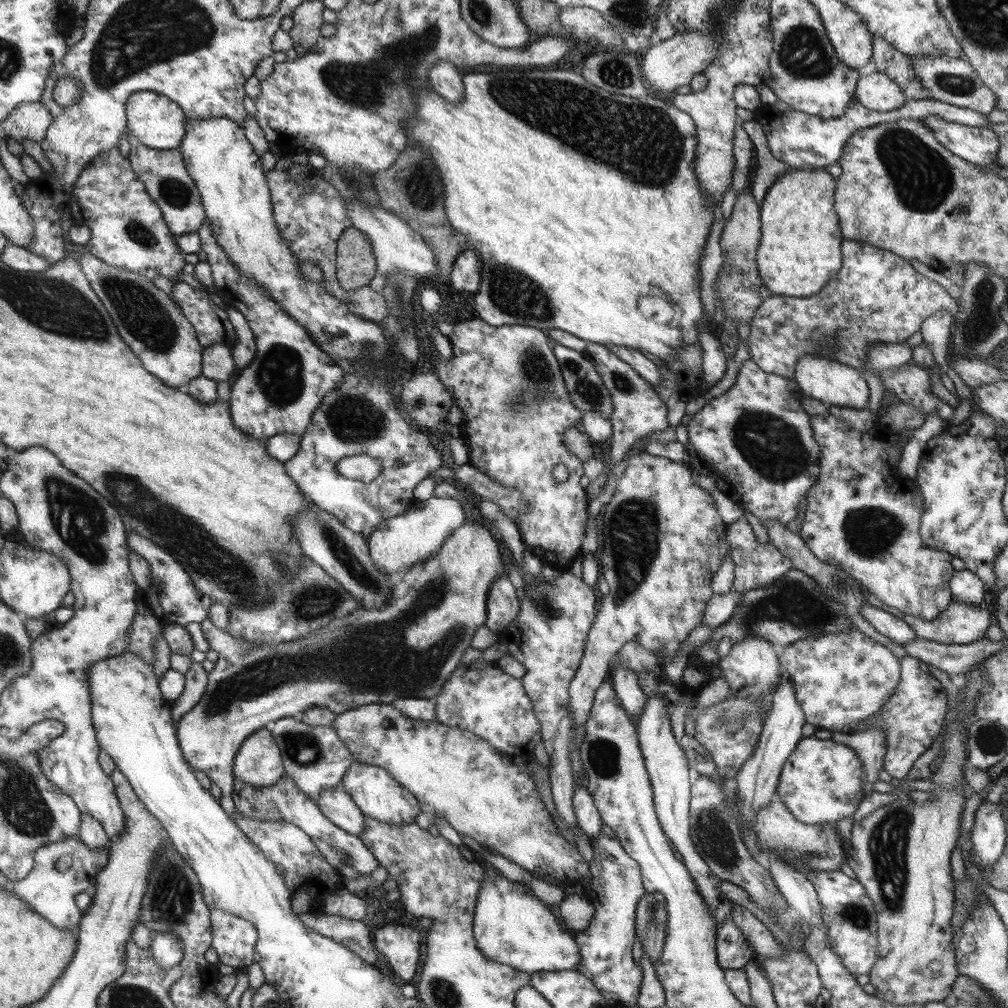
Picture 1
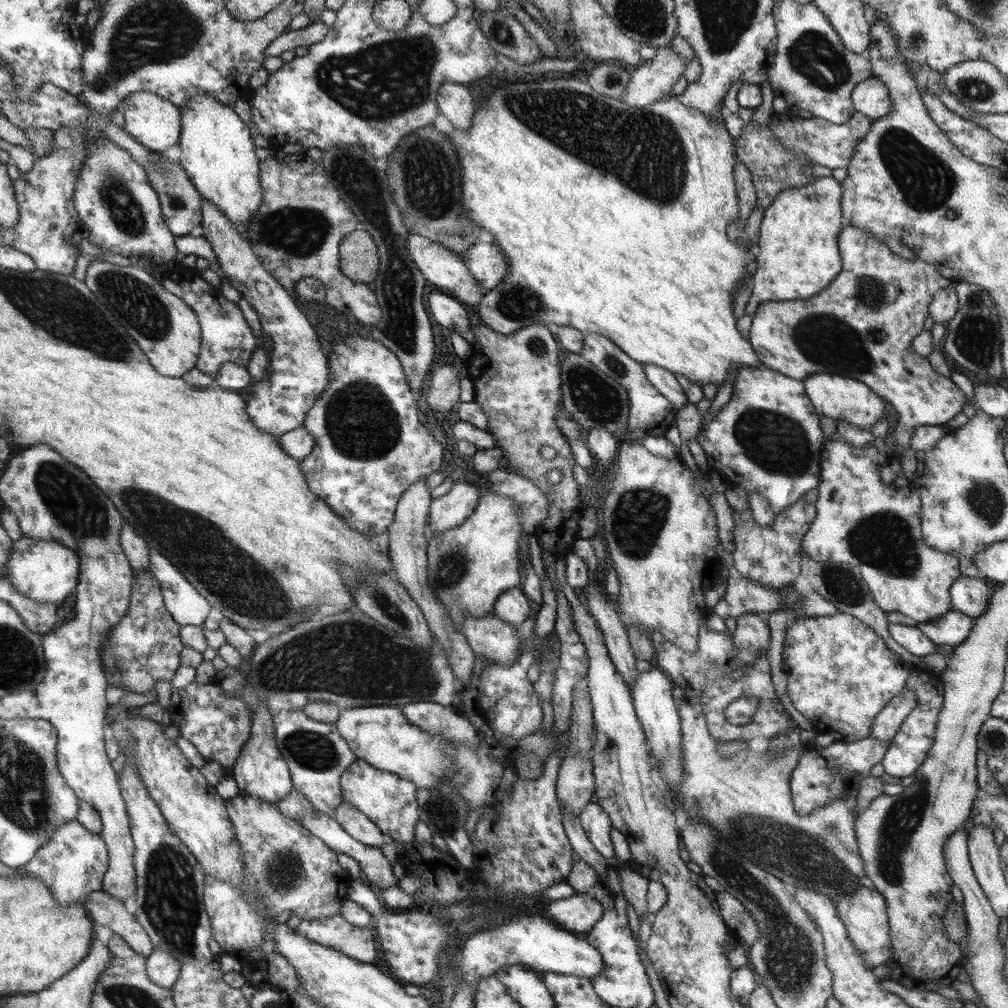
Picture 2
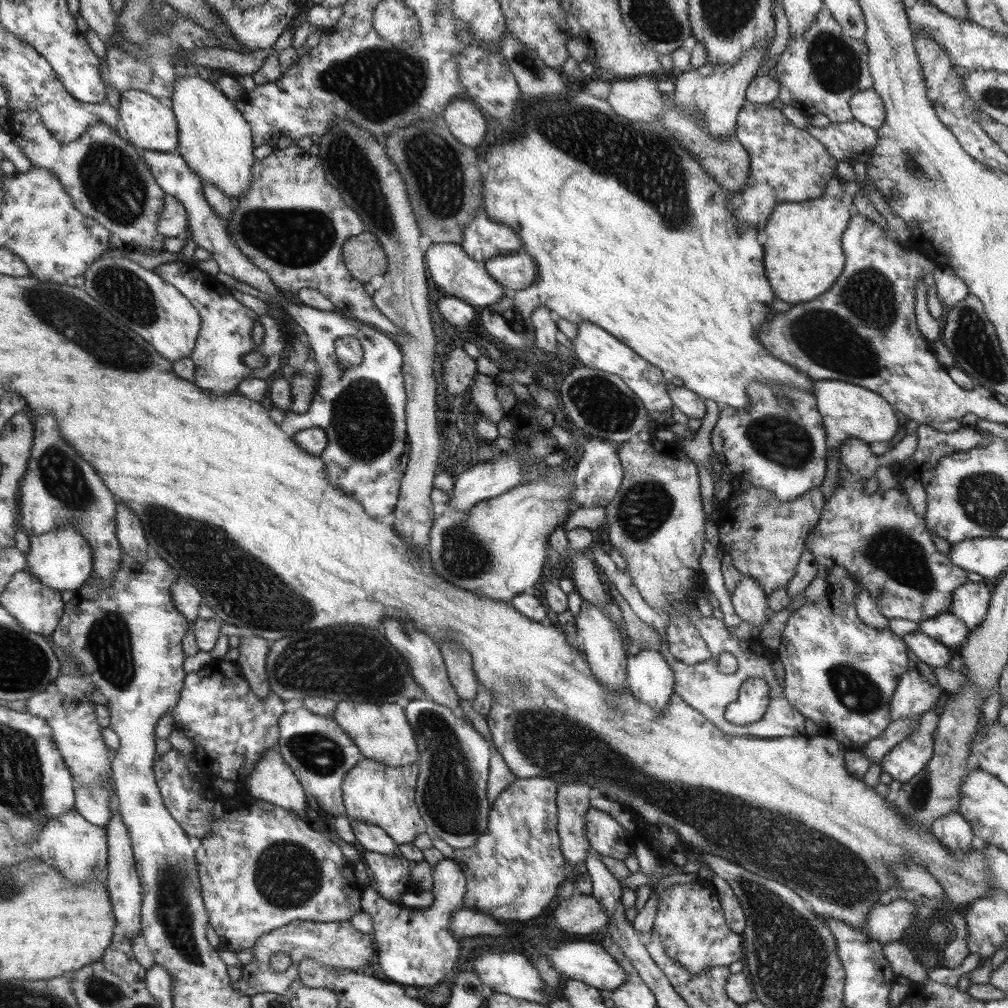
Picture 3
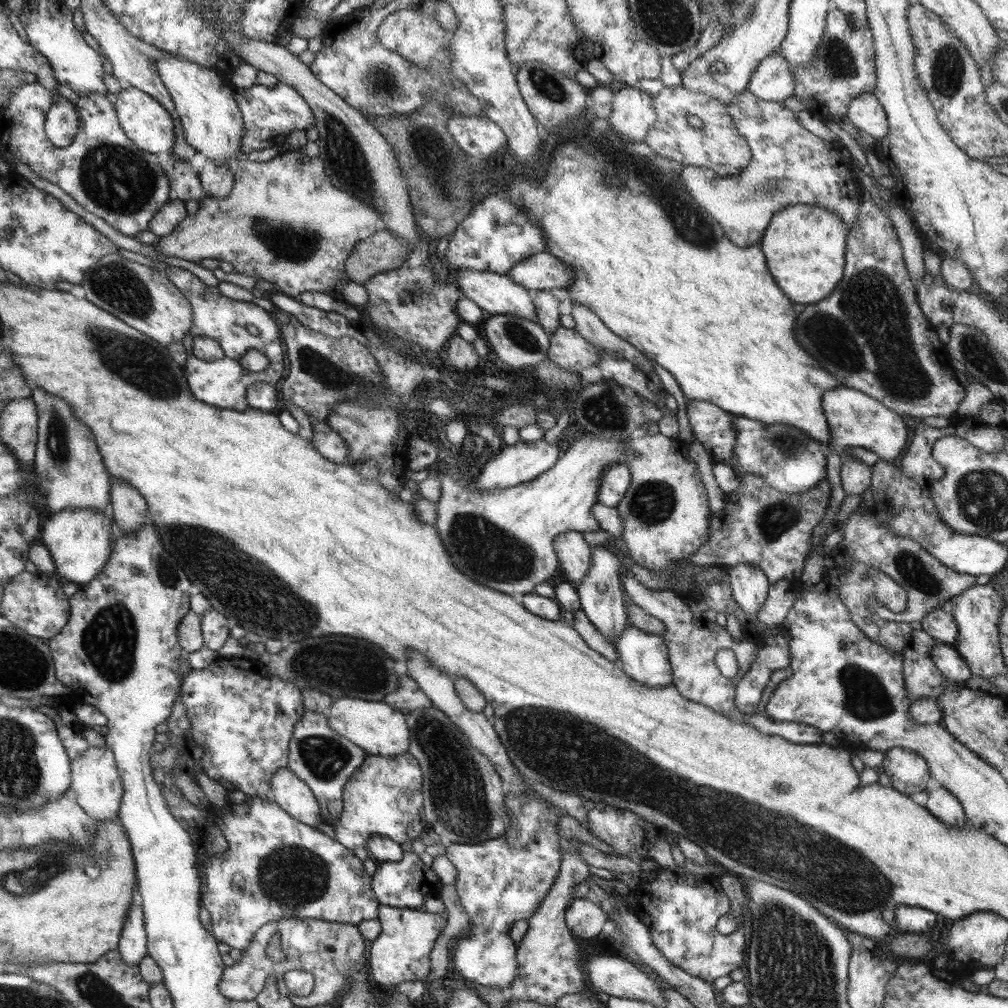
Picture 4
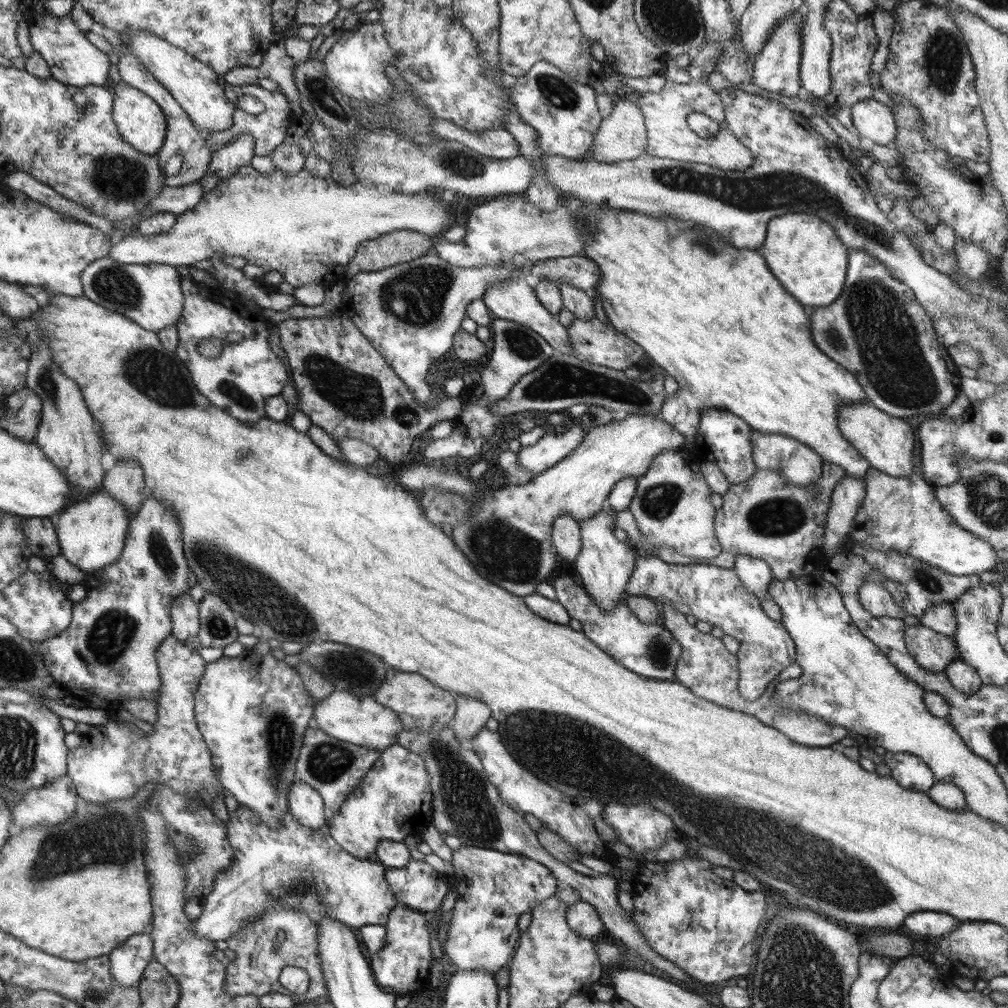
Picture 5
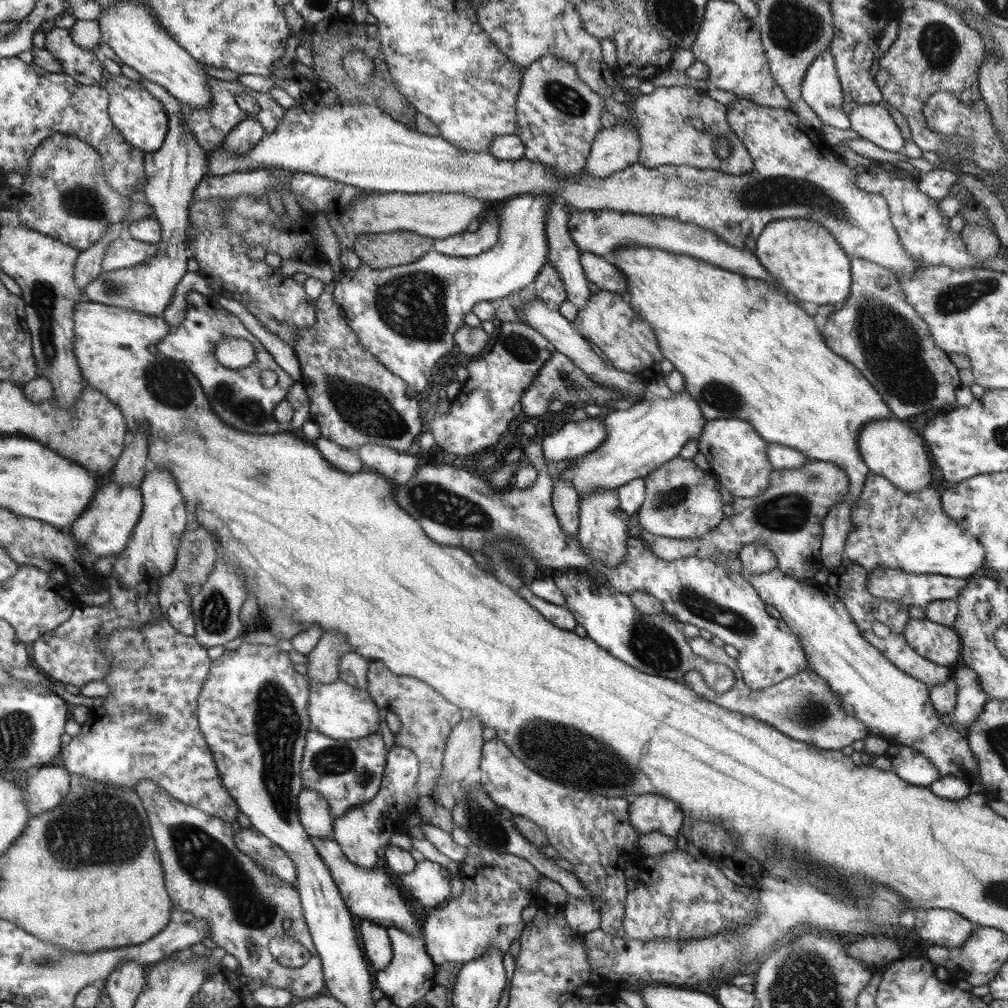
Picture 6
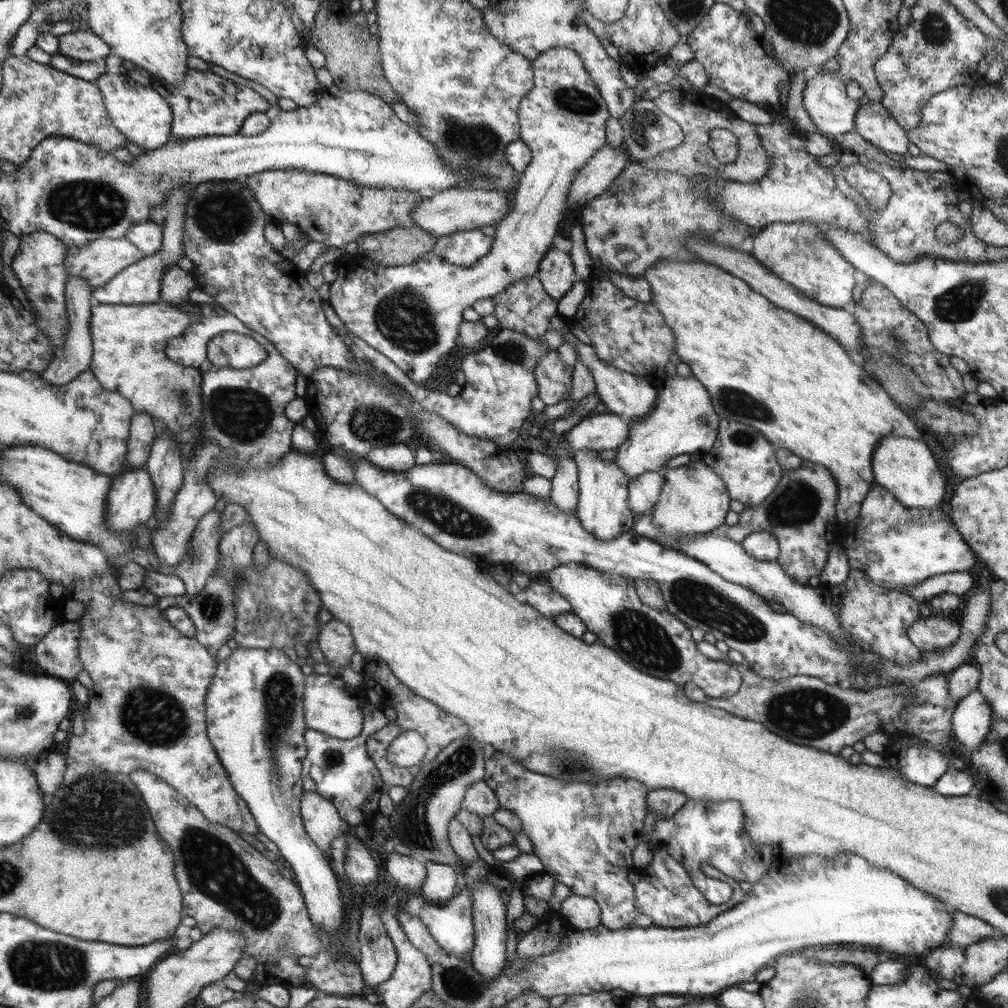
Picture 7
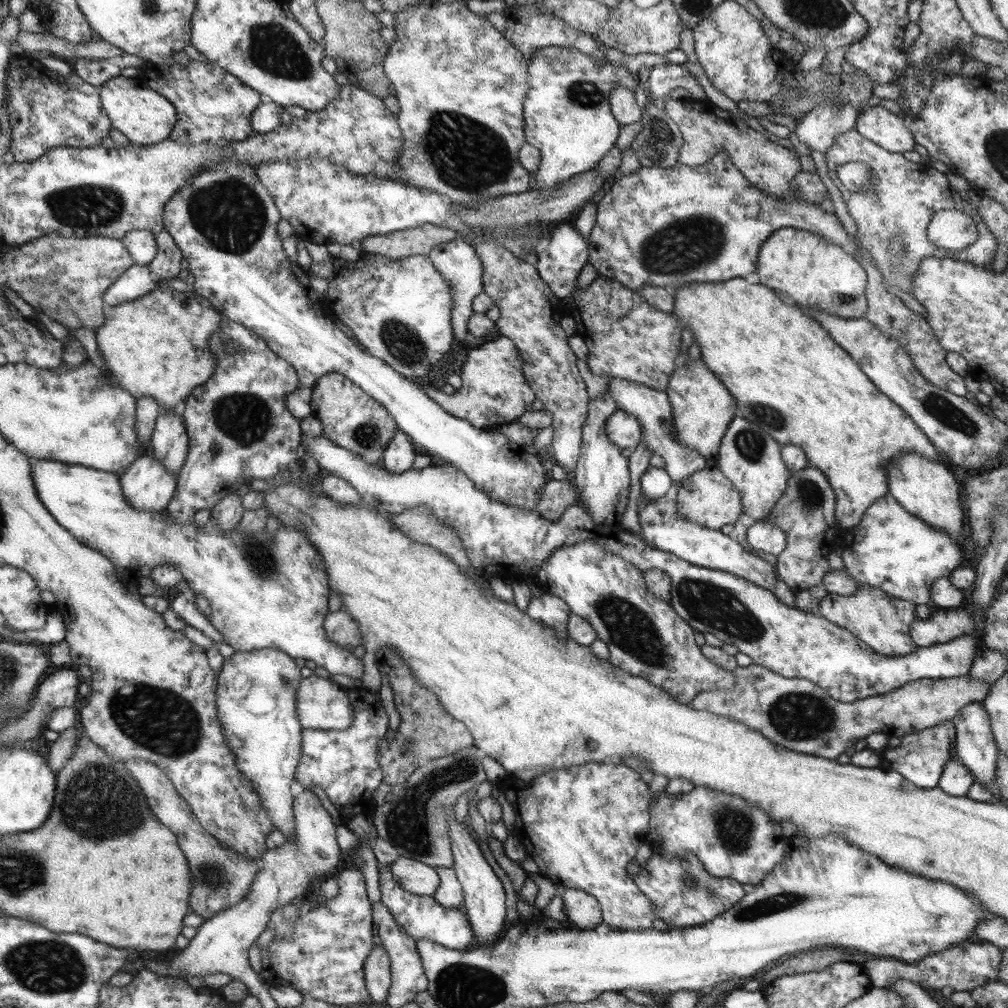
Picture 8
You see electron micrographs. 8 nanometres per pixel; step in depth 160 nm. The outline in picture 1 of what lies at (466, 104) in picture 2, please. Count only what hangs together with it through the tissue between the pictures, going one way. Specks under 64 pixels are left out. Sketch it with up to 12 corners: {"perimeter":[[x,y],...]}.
{"perimeter":[[451,62],[429,70],[432,89],[446,100],[463,99],[463,75]]}

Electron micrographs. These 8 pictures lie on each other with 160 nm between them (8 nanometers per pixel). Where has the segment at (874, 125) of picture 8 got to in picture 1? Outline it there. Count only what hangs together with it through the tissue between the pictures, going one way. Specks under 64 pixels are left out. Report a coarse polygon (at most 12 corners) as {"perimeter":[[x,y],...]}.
{"perimeter":[[878,71],[857,80],[854,96],[878,112],[907,101],[900,85]]}

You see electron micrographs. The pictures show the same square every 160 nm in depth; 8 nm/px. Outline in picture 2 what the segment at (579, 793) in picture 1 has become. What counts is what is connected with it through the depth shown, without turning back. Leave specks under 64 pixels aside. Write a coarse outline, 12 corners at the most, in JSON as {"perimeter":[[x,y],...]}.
{"perimeter":[[599,803],[580,811],[579,819],[596,850],[607,859],[615,853],[612,826]]}

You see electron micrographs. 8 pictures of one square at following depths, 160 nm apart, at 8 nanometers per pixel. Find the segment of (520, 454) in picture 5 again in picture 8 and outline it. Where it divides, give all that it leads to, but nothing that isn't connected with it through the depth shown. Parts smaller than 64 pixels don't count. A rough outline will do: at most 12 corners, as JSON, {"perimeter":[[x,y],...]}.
{"perimeter":[[622,411],[609,416],[603,431],[621,449],[642,442],[640,423]]}

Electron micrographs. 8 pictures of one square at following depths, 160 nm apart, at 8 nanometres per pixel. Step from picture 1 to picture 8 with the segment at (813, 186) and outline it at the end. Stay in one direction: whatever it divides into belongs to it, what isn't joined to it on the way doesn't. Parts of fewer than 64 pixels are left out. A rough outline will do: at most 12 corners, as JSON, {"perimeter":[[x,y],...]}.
{"perimeter":[[775,230],[759,284],[801,308],[868,312],[866,270],[816,233]]}

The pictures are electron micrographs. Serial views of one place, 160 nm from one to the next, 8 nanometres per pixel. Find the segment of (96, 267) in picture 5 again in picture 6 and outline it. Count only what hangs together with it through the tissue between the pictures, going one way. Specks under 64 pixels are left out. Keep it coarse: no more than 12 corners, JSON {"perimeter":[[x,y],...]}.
{"perimeter":[[179,100],[169,130],[144,154],[145,200],[163,227],[146,264],[104,271],[86,299],[160,317],[187,273],[191,200],[209,171]]}

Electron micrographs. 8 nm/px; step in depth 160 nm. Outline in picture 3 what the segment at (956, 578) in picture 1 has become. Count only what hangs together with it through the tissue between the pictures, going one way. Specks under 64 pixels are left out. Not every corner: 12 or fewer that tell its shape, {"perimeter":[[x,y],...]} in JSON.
{"perimeter":[[966,581],[953,591],[948,612],[970,634],[986,616],[990,590]]}

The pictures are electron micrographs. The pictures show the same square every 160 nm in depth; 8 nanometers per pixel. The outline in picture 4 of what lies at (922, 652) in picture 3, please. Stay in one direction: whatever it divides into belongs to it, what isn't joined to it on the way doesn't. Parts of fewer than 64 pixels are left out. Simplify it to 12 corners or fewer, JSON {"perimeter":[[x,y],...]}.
{"perimeter":[[936,643],[930,656],[949,682],[973,676],[952,645]]}

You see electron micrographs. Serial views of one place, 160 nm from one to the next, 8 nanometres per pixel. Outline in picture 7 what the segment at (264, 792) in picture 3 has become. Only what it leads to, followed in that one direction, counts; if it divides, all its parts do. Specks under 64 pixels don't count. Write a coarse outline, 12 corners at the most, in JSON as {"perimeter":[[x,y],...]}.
{"perimeter":[[319,793],[303,795],[300,813],[324,850],[334,834],[352,833],[336,806]]}

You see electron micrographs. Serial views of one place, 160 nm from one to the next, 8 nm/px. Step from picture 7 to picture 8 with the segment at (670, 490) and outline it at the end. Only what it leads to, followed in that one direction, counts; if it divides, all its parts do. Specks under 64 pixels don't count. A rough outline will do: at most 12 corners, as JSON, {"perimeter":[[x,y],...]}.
{"perimeter":[[714,457],[684,479],[675,499],[688,522],[734,525],[740,492]]}

